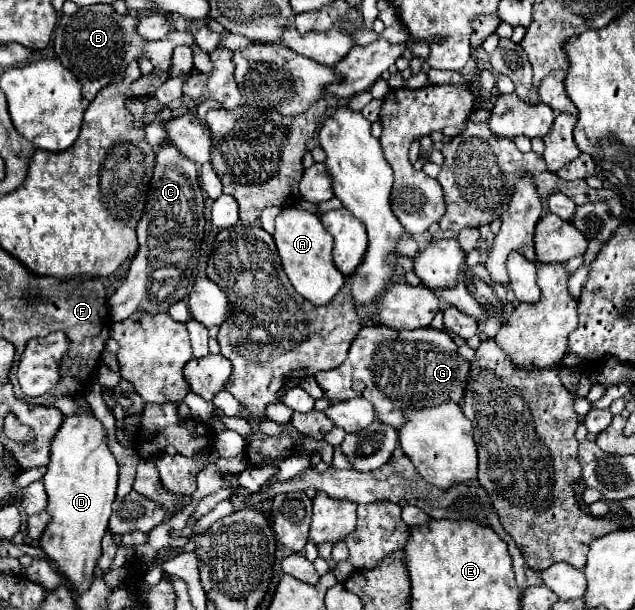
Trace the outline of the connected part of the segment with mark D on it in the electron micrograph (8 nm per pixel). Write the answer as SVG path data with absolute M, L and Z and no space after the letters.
M76 397L74 403L80 407L78 413L66 415L60 431L52 439L50 447L50 463L46 465L46 473L42 477L46 493L48 493L48 515L50 523L40 537L40 547L46 555L56 563L58 573L72 583L78 591L86 591L92 583L92 575L96 569L96 561L100 557L100 541L108 529L108 519L112 513L112 503L116 497L116 481L118 481L118 463L106 445L104 425L94 417L86 397Z

